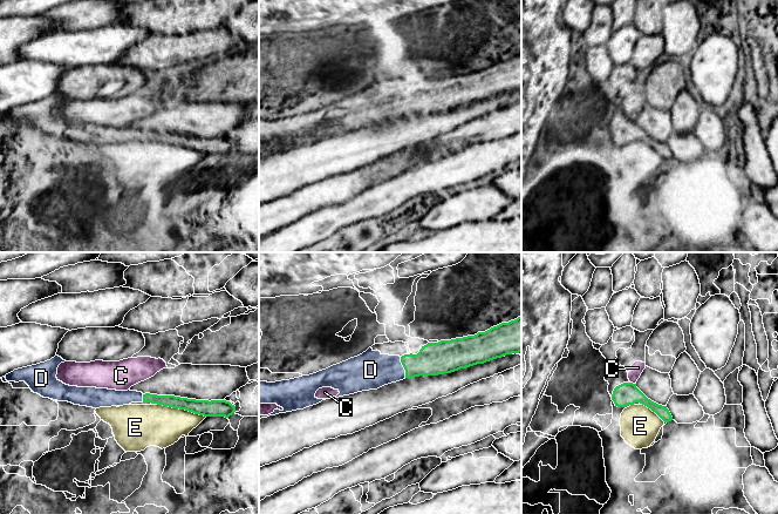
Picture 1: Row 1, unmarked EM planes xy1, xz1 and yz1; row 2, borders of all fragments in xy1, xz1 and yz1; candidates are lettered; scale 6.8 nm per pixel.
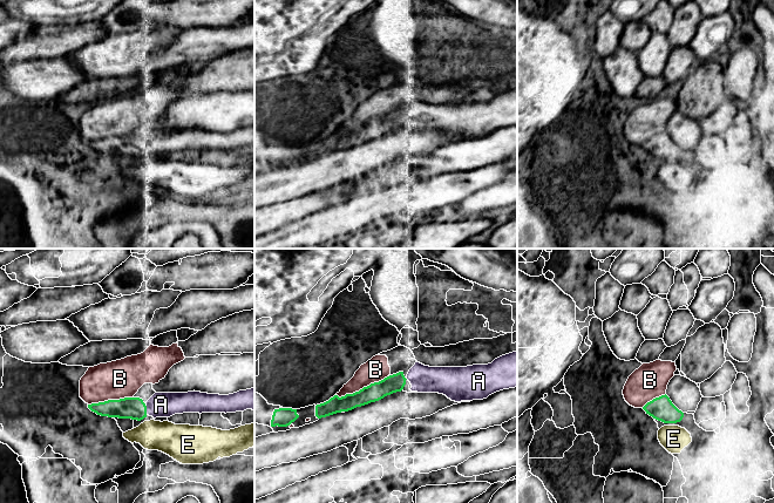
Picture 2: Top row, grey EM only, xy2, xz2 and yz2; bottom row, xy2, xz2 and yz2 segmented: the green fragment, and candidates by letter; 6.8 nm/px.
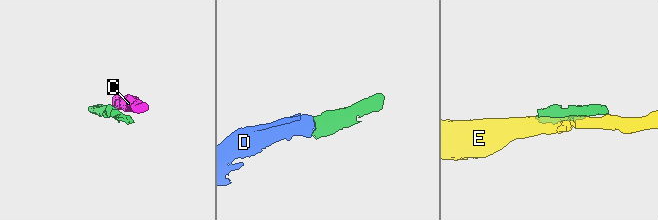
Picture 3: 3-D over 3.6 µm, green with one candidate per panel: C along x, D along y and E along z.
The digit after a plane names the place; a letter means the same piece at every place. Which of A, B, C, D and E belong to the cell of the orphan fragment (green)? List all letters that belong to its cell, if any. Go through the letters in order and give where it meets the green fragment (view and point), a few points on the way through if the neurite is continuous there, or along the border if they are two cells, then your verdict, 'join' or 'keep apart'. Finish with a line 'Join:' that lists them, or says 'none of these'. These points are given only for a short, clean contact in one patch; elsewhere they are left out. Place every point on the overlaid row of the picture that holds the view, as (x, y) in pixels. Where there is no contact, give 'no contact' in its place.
A: xy2 (146, 409) | join
B: xz2 (364, 387) | keep apart
C: yz1 (632, 383) | along yz1 (630, 381), (635, 384) | keep apart
D: xz1 (403, 366) | across xz1 (435, 358), (423, 364), (403, 366), (370, 370) | join
E: xy1 (181, 408) | keep apart
Join: A, D

